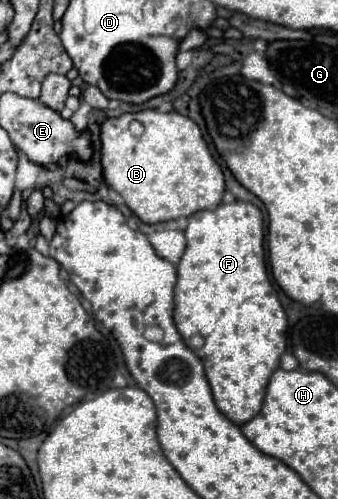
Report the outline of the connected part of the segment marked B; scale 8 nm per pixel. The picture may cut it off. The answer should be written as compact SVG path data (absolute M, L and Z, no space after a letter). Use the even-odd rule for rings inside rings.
M145 109L139 113L123 113L121 117L107 119L101 125L101 163L103 177L111 189L121 193L127 207L145 223L161 223L179 217L189 217L203 209L213 209L221 203L225 191L225 175L219 163L213 159L199 125L177 111L161 113L157 109ZM139 121L143 133L135 135L131 125Z

